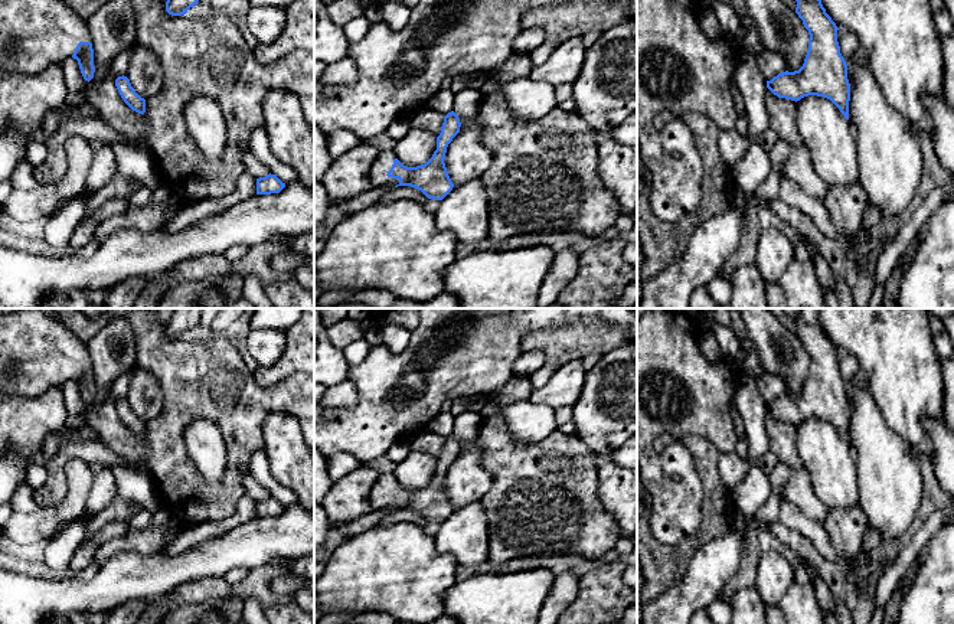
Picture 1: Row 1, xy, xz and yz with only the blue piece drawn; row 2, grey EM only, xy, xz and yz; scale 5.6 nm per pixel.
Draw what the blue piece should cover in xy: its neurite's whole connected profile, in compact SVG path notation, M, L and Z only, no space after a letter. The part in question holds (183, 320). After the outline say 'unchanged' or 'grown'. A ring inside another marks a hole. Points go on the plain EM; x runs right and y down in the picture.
M174 308L166 324L166 334L171 339L186 337L200 323L200 308Z | unchanged

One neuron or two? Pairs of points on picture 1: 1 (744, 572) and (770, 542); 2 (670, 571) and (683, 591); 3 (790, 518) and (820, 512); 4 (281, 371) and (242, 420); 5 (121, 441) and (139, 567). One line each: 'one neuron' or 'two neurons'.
1: one neuron
2: two neurons
3: two neurons
4: two neurons
5: two neurons

